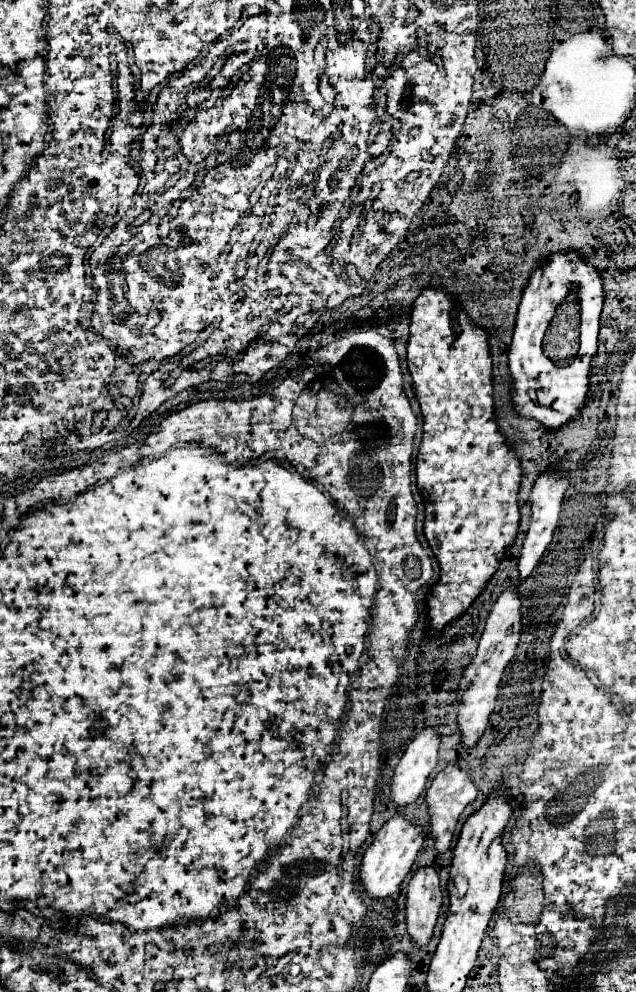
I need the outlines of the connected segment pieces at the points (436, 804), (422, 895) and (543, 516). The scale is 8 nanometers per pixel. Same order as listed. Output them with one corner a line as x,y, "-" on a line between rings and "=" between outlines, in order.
448,764
446,770
442,770
432,786
428,788
426,792
426,802
428,802
428,816
430,816
430,830
432,830
432,836
434,836
434,842
436,842
436,850
438,854
446,852
450,848
450,842
452,842
452,834
454,834
454,828
456,828
456,822
462,814
462,810
476,800
476,786
472,782
472,778
468,776
468,772
460,770
456,764
=
420,868
406,892
406,928
412,942
422,948
432,938
432,930
442,906
440,878
436,868
=
544,472
534,488
532,488
532,494
530,494
530,508
532,508
532,520
530,520
530,528
528,528
528,534
526,534
526,540
524,540
524,546
520,550
520,558
518,558
518,572
520,572
520,580
526,580
530,576
530,572
534,570
534,566
540,562
544,550
548,548
548,544
552,542
552,536
554,536
554,530
556,530
556,524
558,524
558,514
560,514
560,504
562,504
562,498
564,498
564,492
566,488
570,486
570,480
568,478
560,478
558,476
560,472

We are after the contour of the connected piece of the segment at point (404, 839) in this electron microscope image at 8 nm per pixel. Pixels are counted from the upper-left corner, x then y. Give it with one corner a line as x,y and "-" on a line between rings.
394,816
390,818
374,836
374,842
366,848
362,864
360,864
360,884
364,886
366,894
374,900
392,896
398,892
400,884
412,870
412,864
424,844
424,834
422,828
410,824
404,816

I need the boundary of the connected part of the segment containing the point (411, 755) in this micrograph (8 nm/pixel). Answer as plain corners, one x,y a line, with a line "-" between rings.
434,728
422,730
410,742
390,782
390,800
396,806
406,806
422,794
430,772
436,768
438,746
440,738
436,736

